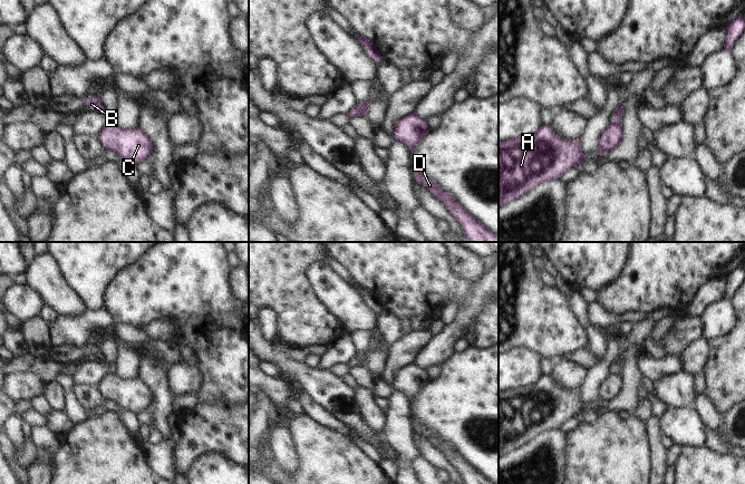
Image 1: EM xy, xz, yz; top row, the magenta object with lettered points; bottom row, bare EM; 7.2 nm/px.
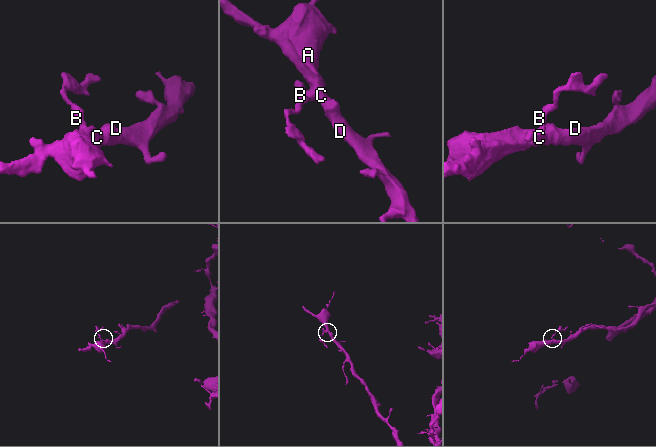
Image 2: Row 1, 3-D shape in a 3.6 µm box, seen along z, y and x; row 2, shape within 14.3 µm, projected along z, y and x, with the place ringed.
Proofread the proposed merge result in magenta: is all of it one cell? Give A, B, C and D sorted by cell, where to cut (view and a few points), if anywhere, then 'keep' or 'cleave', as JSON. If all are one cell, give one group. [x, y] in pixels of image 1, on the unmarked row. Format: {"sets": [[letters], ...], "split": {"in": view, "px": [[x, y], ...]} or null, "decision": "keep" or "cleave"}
{"sets": [["A", "B", "C", "D"]], "split": null, "decision": "keep"}

